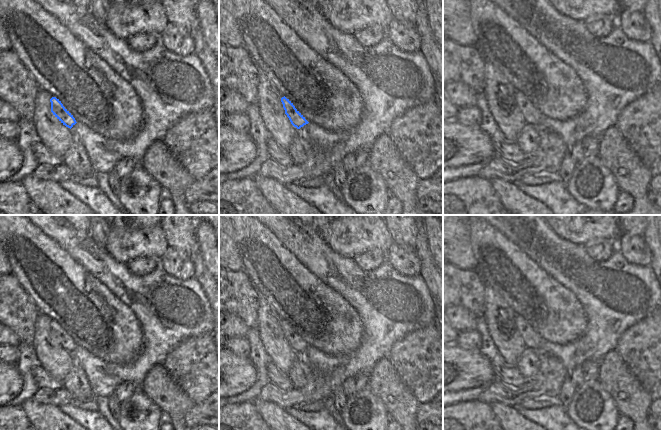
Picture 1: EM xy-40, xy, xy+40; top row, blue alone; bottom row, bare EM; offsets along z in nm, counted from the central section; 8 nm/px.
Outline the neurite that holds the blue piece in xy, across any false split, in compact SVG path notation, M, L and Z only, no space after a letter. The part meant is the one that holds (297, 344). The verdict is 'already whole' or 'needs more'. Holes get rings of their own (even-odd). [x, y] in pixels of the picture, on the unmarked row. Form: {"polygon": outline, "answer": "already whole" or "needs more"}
{"polygon": "M285 320L281 322L281 326L283 328L285 338L287 339L291 348L294 351L296 351L297 353L300 353L301 351L309 347L305 343L305 341L295 332L293 327Z", "answer": "already whole"}

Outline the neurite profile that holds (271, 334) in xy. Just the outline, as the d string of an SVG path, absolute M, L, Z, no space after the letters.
M259 299L259 310L257 312L257 329L263 348L269 356L271 363L282 373L289 373L298 353L294 351L283 332L281 322L284 321L277 311L264 299Z

